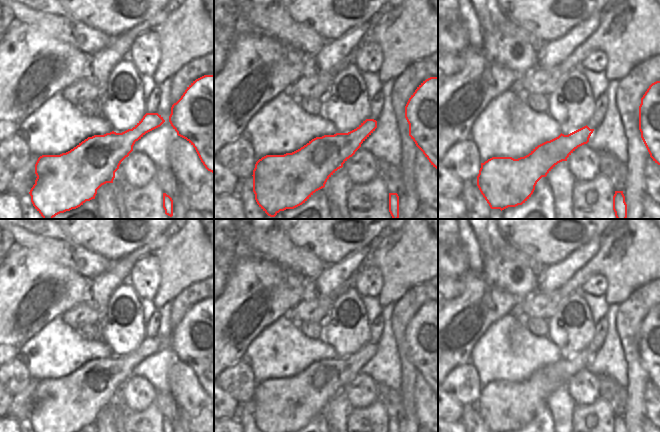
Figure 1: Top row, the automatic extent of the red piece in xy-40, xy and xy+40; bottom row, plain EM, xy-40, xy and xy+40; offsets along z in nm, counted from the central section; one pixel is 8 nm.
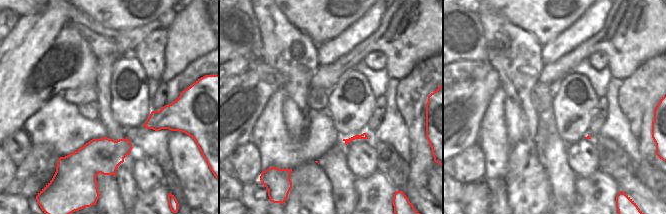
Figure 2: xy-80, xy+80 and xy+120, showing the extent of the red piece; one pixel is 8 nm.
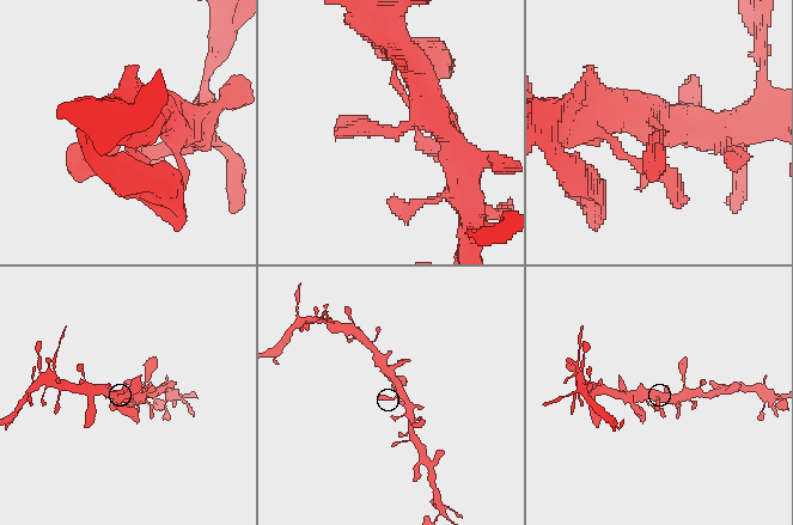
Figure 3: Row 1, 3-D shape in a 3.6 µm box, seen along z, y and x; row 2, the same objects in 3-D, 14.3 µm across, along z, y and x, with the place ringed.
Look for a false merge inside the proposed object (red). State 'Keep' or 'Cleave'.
Keep

